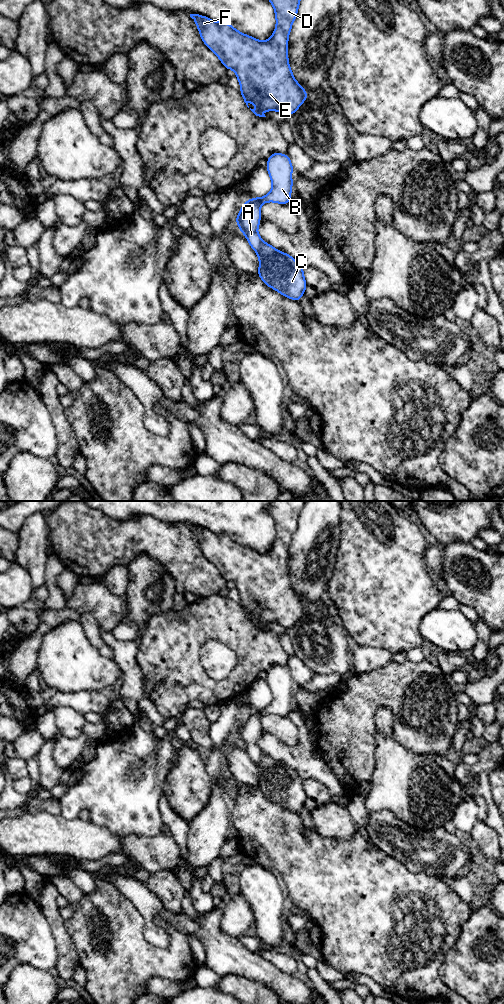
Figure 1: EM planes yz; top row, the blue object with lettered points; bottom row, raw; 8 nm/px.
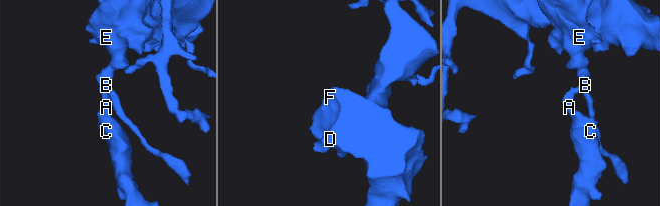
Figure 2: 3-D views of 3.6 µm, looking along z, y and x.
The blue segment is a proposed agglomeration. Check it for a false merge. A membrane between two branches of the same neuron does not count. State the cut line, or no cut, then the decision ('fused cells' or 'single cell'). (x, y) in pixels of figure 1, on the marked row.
yz (264, 242), (257, 252) | fused cells

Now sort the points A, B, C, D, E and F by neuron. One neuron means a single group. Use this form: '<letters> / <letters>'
A B D E F / C

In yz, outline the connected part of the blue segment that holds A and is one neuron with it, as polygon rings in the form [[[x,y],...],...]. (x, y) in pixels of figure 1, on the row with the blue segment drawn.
[[[276,152],[272,153],[267,159],[266,169],[272,182],[271,191],[263,197],[252,197],[244,202],[236,216],[237,226],[255,252],[258,252],[264,243],[257,232],[261,220],[261,205],[267,202],[285,205],[292,199],[293,180],[291,174],[294,169],[289,156]]]

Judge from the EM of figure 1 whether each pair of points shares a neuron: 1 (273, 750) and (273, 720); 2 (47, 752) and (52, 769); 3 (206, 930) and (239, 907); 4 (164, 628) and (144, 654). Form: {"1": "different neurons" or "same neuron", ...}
{"1": "different neurons", "2": "same neuron", "3": "different neurons", "4": "same neuron"}

